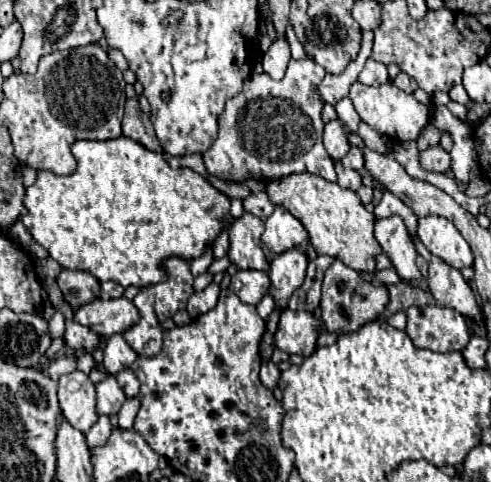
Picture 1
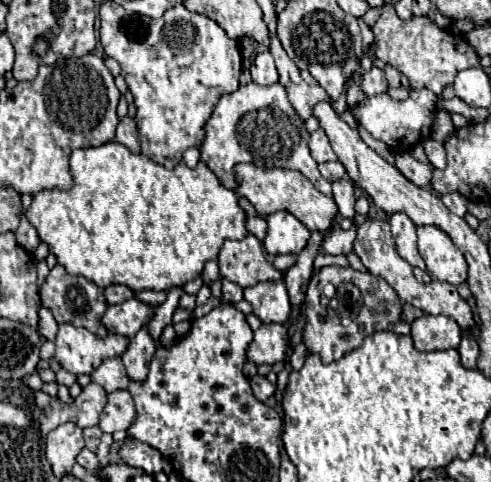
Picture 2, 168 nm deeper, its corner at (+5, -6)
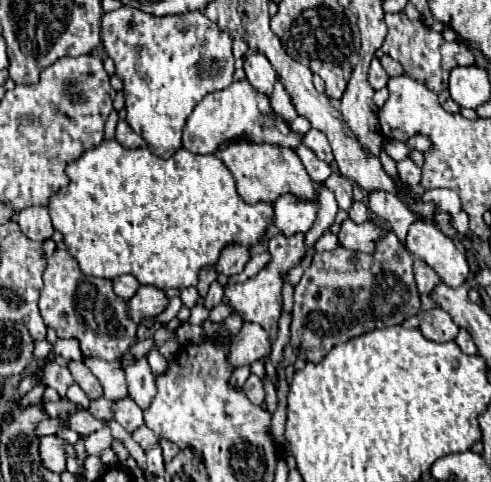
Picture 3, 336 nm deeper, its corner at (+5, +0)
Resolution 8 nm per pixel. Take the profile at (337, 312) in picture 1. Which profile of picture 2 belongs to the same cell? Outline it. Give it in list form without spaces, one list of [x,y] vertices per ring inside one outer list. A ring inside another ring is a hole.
[[[322,267],[308,281],[304,315],[302,341],[306,349],[320,355],[322,363],[332,363],[360,347],[364,337],[396,325],[402,315],[402,303],[396,291],[372,273],[354,271],[352,267]]]

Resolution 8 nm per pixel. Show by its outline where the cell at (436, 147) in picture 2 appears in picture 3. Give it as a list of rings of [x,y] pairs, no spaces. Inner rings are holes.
[[[416,135],[416,137],[410,137],[410,139],[408,139],[408,147],[426,153],[426,151],[432,149],[432,141],[430,141],[426,135]]]

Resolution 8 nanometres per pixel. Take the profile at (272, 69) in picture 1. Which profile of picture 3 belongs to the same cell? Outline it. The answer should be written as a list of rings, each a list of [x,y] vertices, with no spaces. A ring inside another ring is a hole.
[[[254,53],[254,55],[246,57],[244,71],[246,71],[248,81],[254,85],[254,89],[258,89],[262,93],[272,93],[272,87],[274,87],[278,75],[276,75],[276,69],[272,67],[272,63],[268,61],[268,57],[264,57],[264,53]]]

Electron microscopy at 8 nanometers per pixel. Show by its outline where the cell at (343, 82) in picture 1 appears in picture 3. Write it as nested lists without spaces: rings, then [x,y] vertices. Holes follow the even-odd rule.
[[[276,81],[274,85],[274,93],[272,93],[272,109],[276,109],[276,113],[280,113],[286,121],[296,119],[296,109],[292,105],[292,99],[288,95],[288,91],[284,89],[282,81]]]

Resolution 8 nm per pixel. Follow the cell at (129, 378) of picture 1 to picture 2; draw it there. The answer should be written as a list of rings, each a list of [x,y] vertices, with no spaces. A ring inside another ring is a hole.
[[[114,391],[108,395],[108,403],[104,411],[100,413],[98,427],[102,433],[114,433],[114,431],[126,431],[136,419],[136,409],[132,395],[128,391]]]

